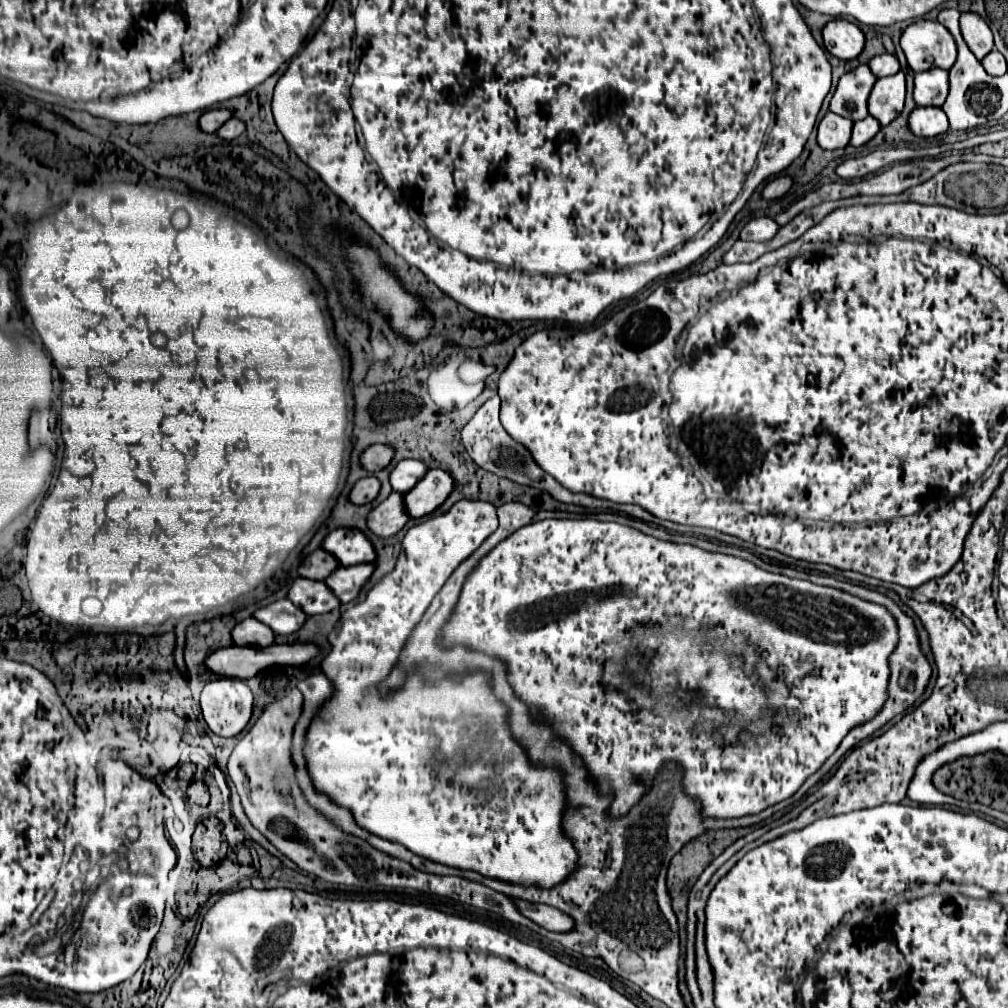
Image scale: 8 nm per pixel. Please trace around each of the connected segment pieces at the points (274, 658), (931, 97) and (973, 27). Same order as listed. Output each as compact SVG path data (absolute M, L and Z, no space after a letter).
M267 645L267 647L217 647L207 655L205 667L223 677L249 679L269 665L303 665L317 655L317 647L305 645Z
M927 69L915 75L913 99L919 107L941 107L949 93L949 73L945 69Z
M963 13L961 15L961 33L969 49L981 61L993 49L993 33L985 19L977 13Z

